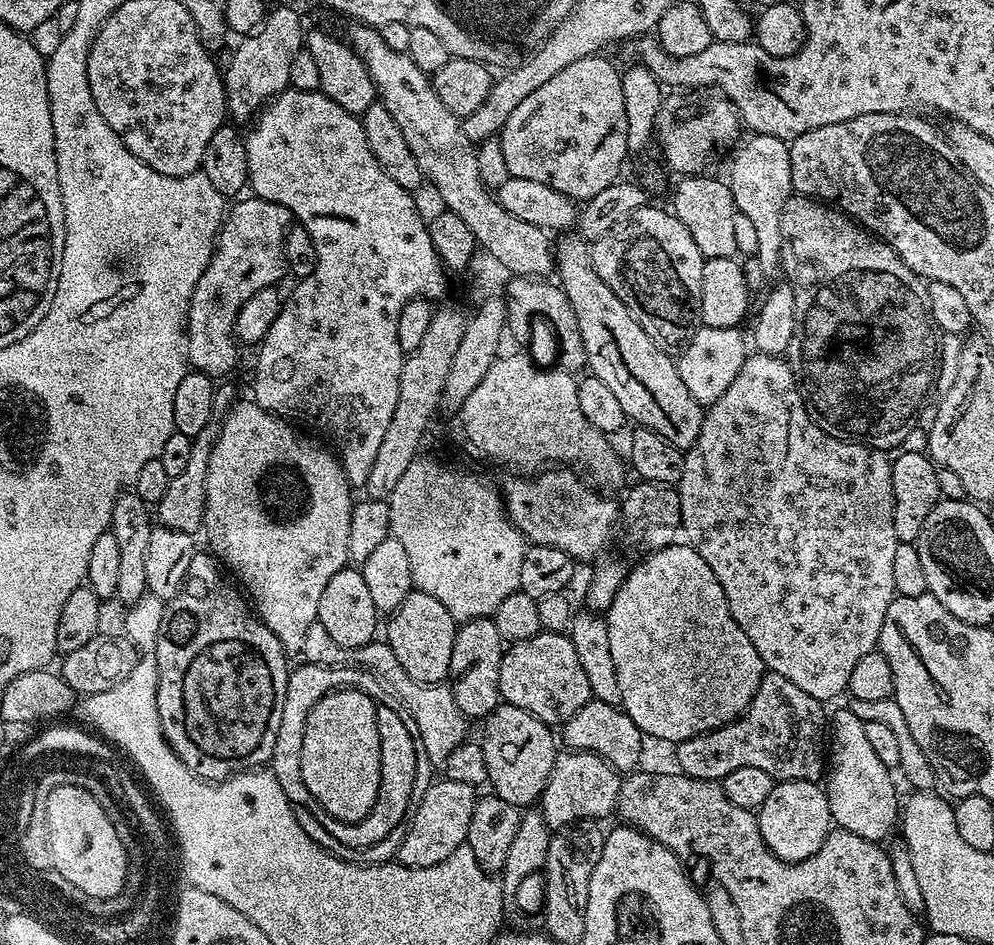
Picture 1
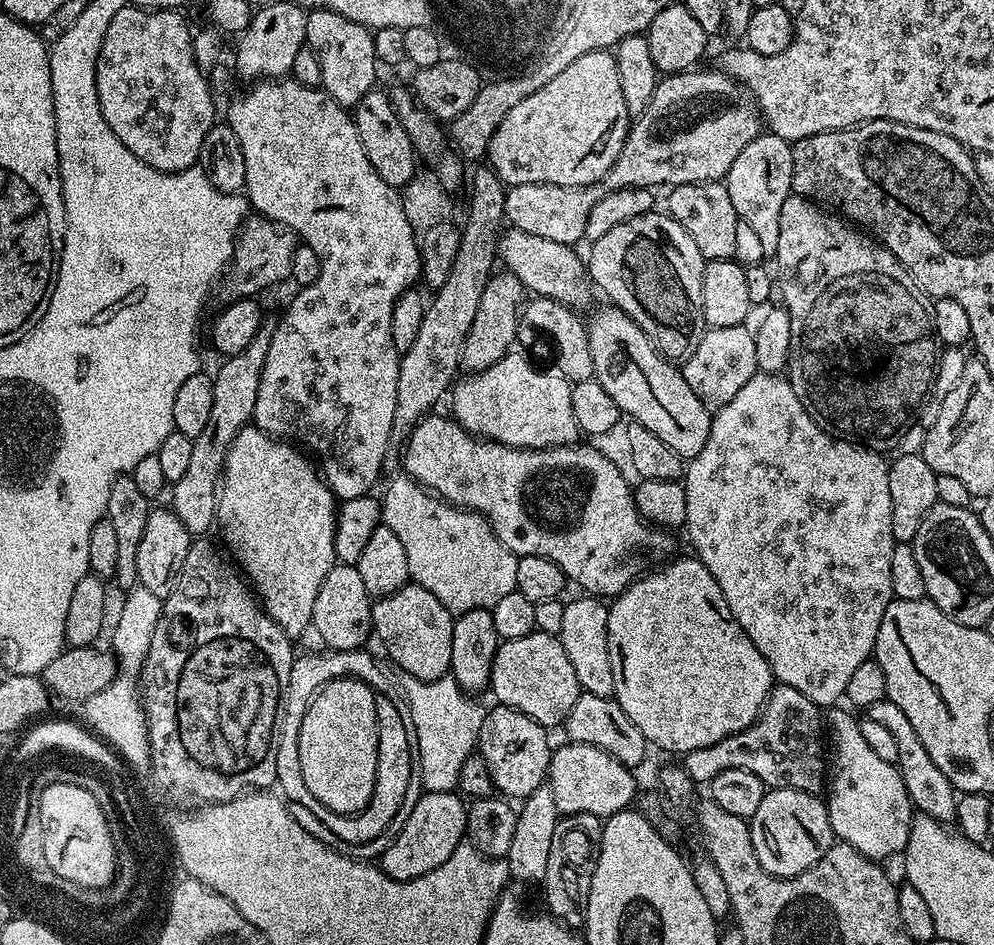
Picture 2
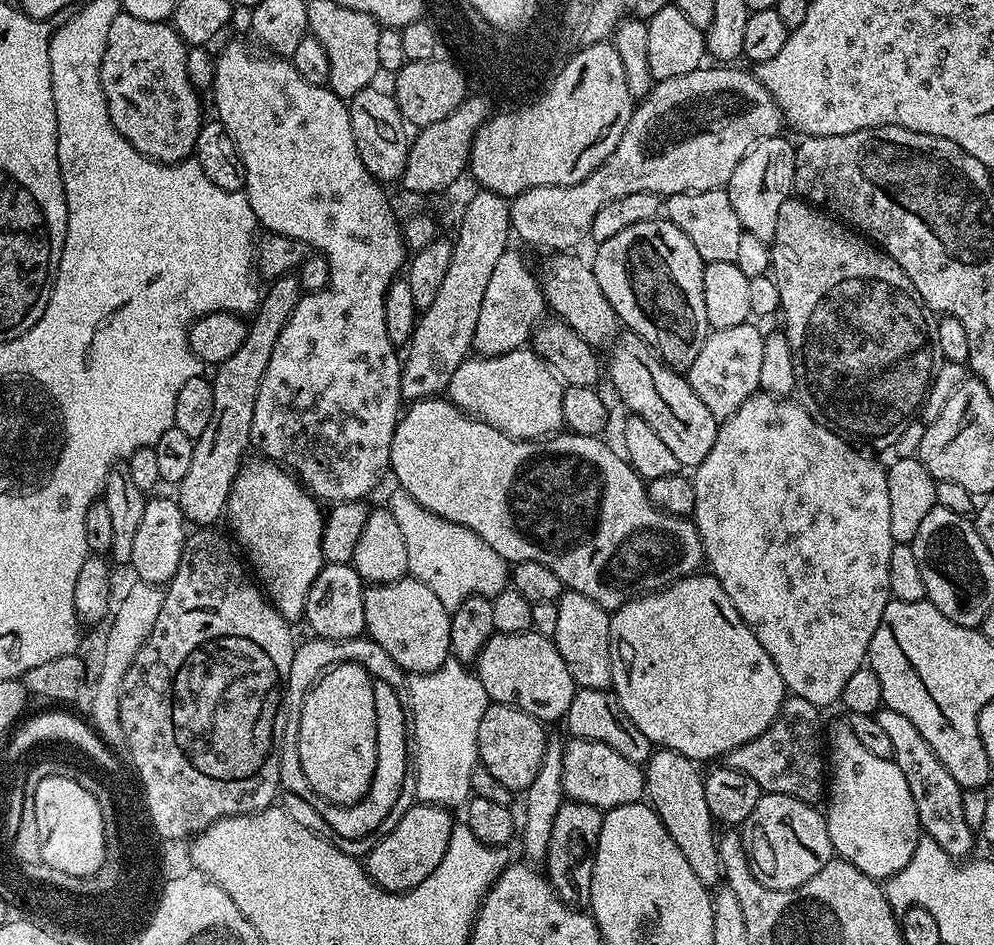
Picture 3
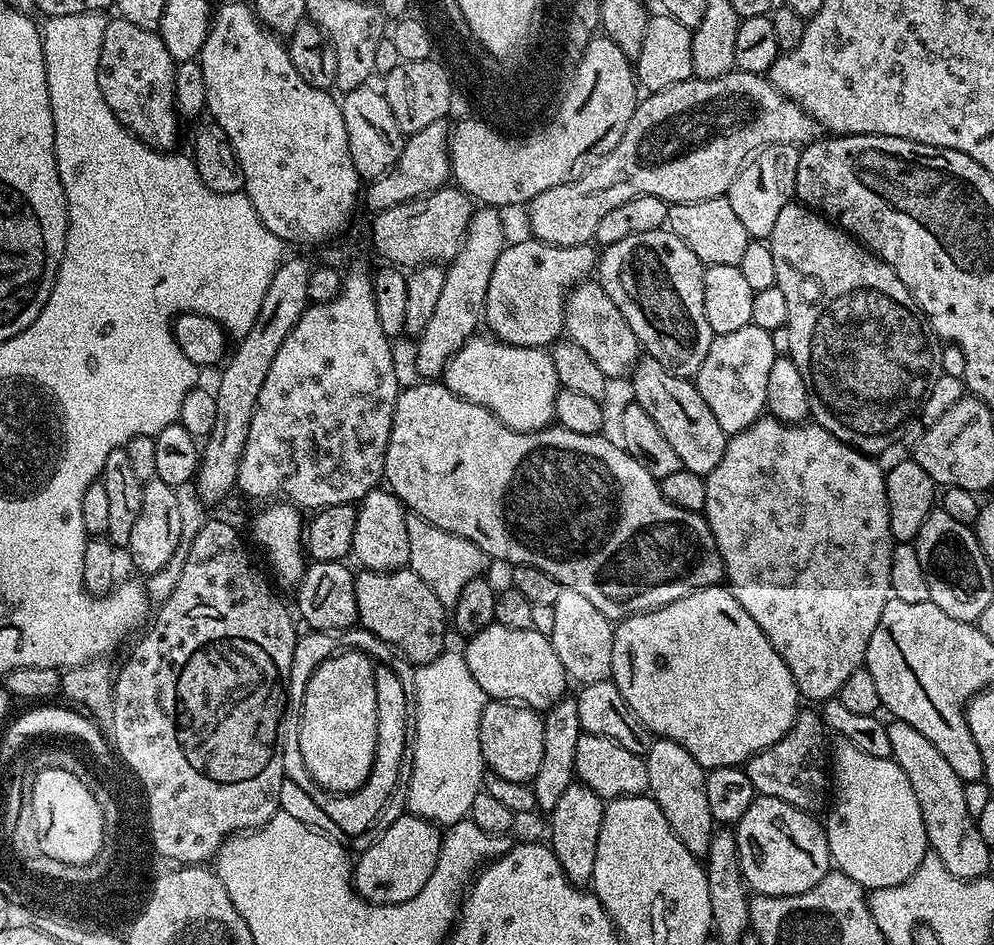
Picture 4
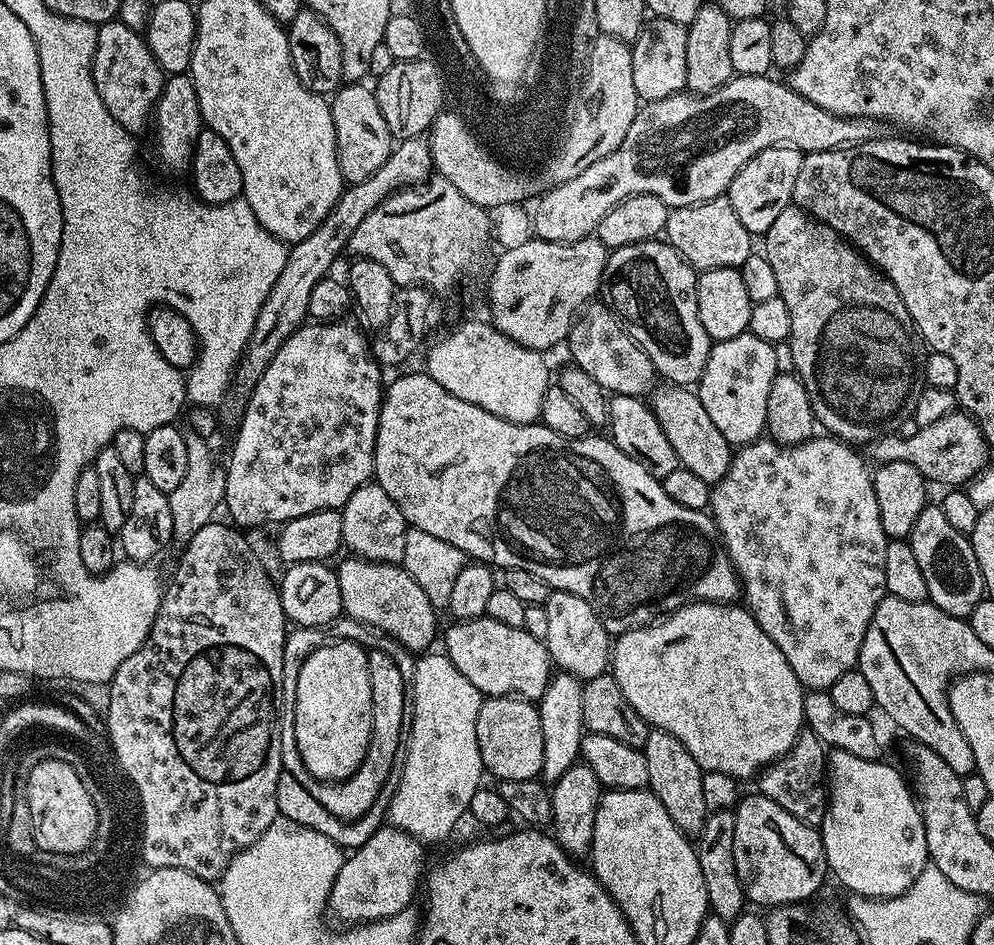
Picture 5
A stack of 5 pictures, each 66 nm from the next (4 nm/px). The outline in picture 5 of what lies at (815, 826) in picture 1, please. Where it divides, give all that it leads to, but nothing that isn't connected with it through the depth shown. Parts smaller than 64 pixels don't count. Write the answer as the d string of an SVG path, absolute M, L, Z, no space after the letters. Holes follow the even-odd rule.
M759 794L753 796L745 795L740 803L736 805L736 817L734 818L734 862L738 866L738 878L742 882L742 890L745 897L749 901L752 900L756 904L768 904L767 906L779 906L781 904L799 904L801 902L811 901L811 896L819 890L824 884L824 876L829 875L828 863L826 862L826 854L824 853L824 843L817 829L811 828L808 824L798 822L798 818L794 818L794 814L790 814L786 810L782 810L782 806L778 806L778 802L774 802L770 798Z

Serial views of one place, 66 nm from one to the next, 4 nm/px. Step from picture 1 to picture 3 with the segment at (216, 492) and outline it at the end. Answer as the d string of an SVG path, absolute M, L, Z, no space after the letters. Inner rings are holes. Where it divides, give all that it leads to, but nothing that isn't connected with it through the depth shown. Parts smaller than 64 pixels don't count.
M249 459L234 478L226 520L232 523L231 535L242 552L244 547L243 555L264 595L284 620L297 622L304 619L310 586L326 563L322 554L325 513L321 501L289 469L275 460L255 459Z

